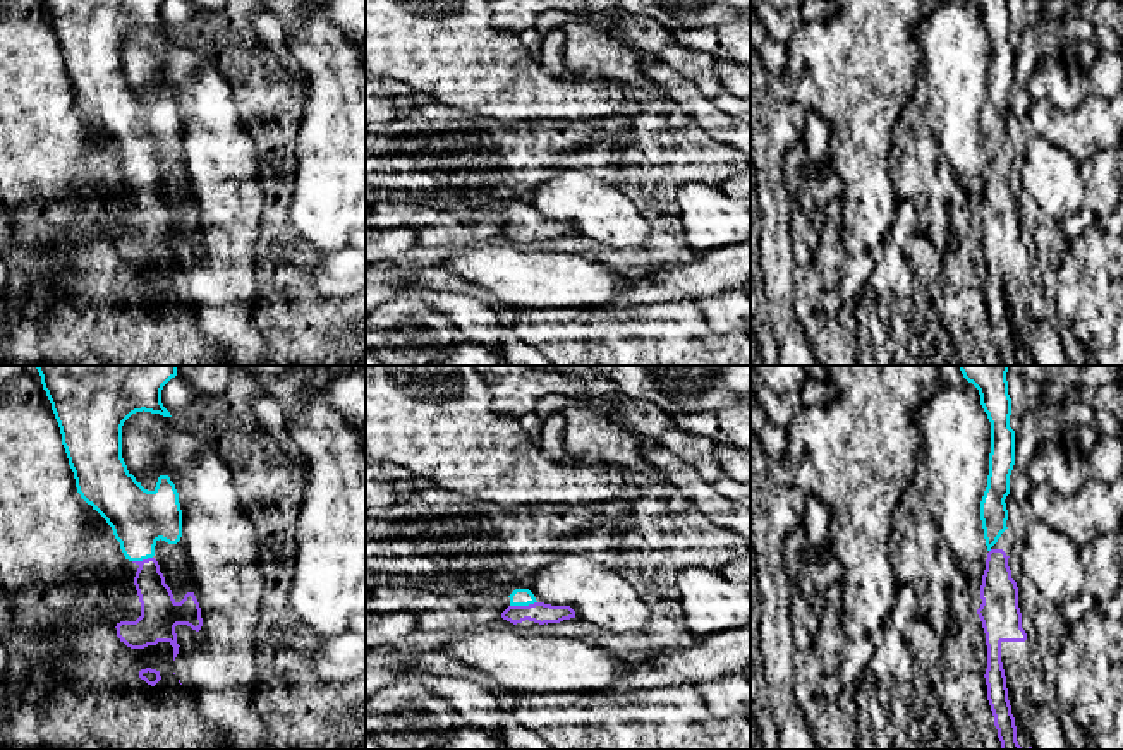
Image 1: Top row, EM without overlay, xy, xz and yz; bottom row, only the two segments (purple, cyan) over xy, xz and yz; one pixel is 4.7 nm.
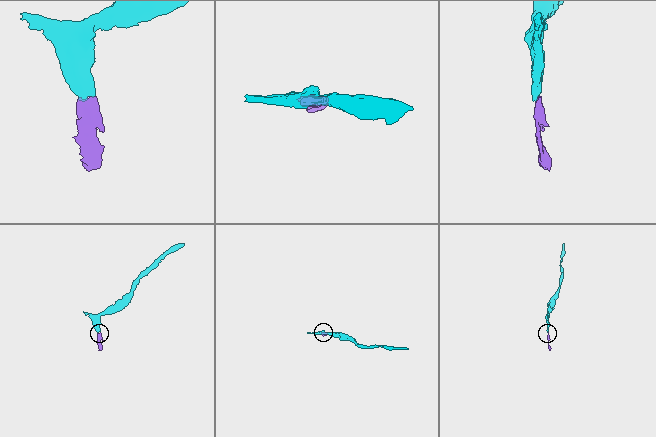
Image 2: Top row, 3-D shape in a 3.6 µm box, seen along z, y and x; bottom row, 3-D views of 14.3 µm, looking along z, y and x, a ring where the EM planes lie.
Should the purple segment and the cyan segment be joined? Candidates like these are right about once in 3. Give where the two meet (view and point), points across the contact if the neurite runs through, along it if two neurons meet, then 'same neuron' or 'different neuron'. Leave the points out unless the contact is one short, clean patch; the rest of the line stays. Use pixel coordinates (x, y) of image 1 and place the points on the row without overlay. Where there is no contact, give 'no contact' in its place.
xz (522, 222) | across xz (541, 229), (522, 222), (519, 211) | same neuron

